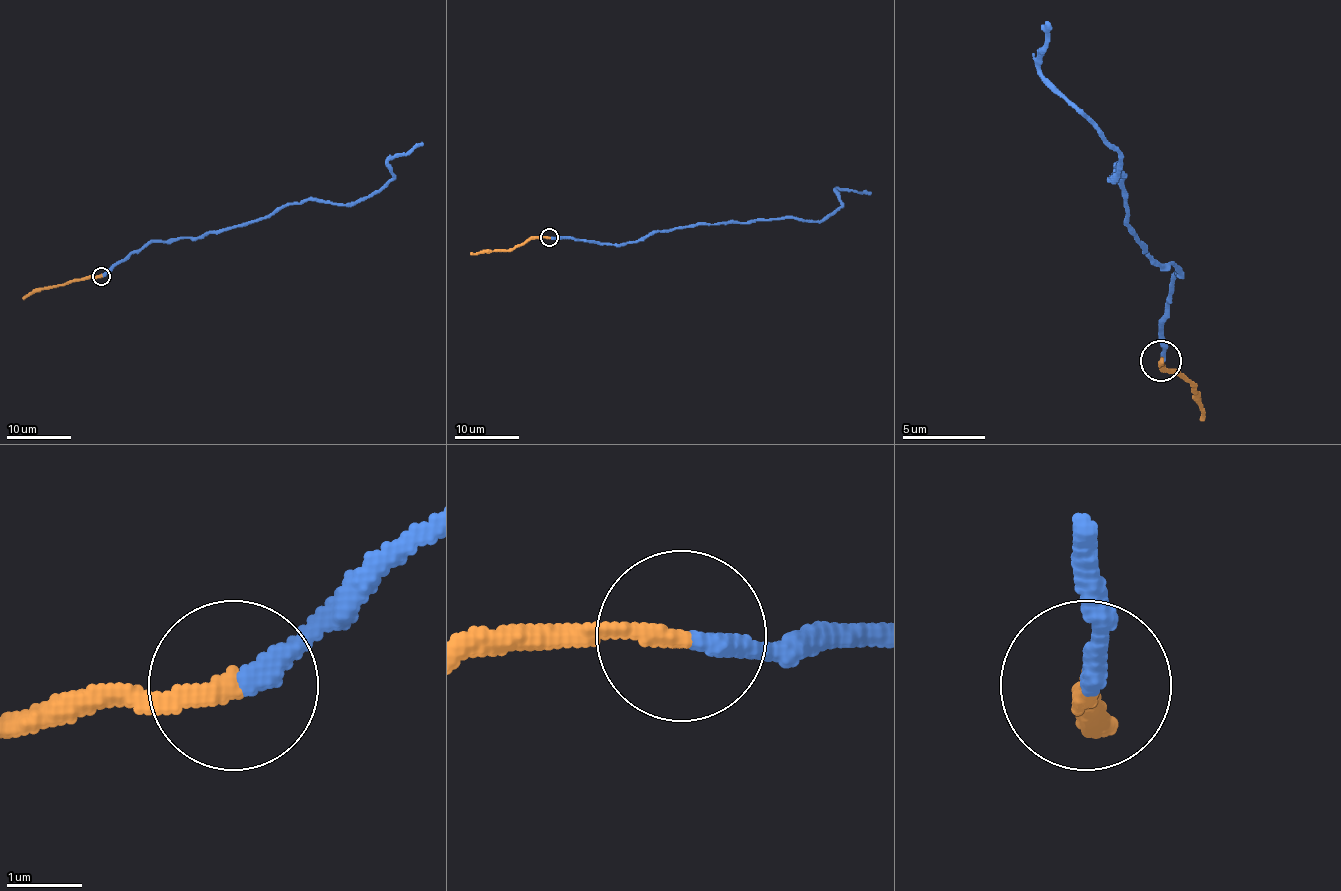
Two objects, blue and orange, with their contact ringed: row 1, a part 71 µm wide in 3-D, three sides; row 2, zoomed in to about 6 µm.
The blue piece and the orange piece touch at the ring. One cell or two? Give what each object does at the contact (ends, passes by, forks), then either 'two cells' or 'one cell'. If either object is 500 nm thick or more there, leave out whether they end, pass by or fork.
blue ends; orange ends; one cell

